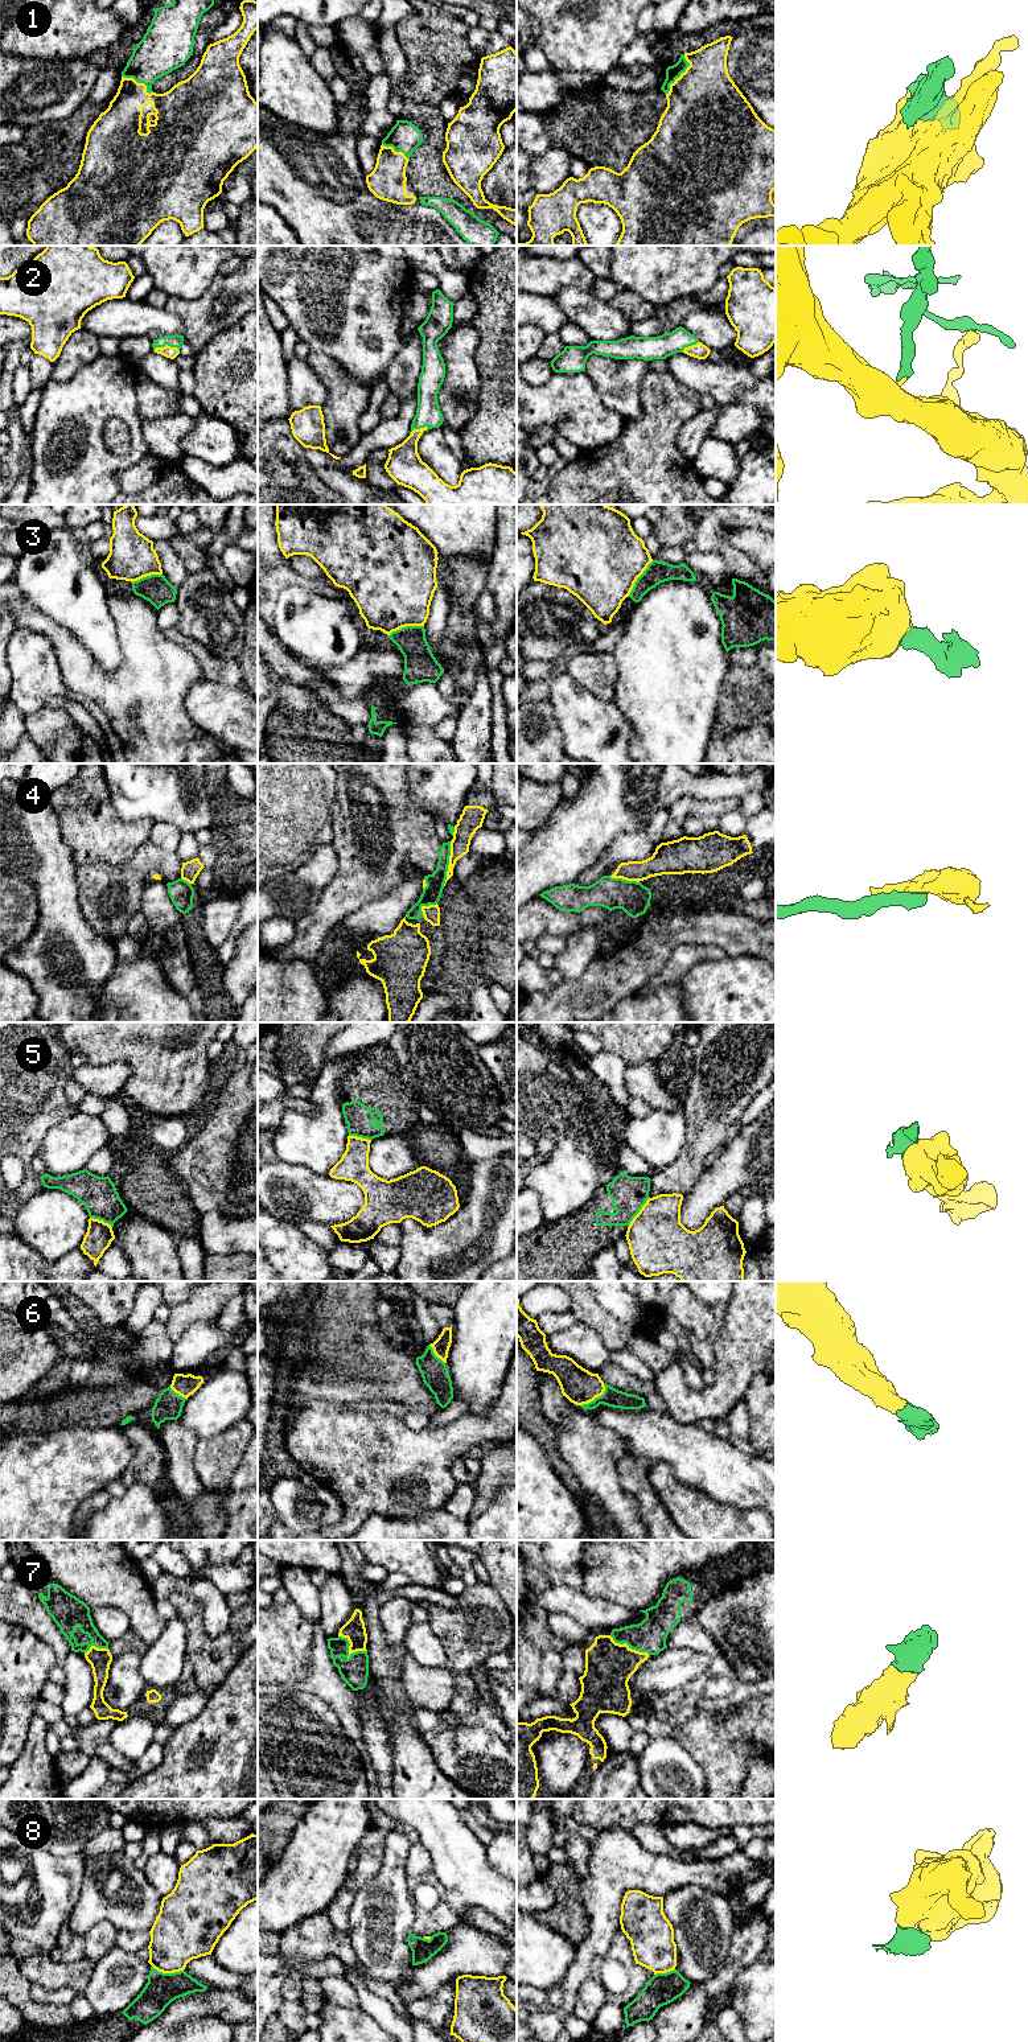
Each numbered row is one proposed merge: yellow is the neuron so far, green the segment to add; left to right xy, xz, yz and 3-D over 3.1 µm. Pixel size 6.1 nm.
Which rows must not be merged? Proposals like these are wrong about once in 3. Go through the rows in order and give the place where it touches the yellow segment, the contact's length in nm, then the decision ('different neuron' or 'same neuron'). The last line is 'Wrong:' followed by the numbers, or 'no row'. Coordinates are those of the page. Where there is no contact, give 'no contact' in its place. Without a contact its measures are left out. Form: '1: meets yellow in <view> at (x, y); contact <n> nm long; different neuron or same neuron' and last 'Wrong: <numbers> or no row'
1: meets yellow in yz at (681, 74); contact 280 nm long; same neuron
2: meets yellow in xy at (167, 345); contact 160 nm long; same neuron
3: meets yellow in xz at (404, 626); contact 240 nm long; different neuron
4: meets yellow in xz at (449, 863); contact 280 nm long; different neuron
5: meets yellow in yz at (638, 1213); contact 240 nm long; different neuron
6: meets yellow in yz at (596, 1396); contact 200 nm long; same neuron
7: meets yellow in xz at (349, 1650); contact 200 nm long; same neuron
8: meets yellow in xy at (168, 1972); contact 190 nm long; different neuron
Wrong: 3, 4, 5, 8

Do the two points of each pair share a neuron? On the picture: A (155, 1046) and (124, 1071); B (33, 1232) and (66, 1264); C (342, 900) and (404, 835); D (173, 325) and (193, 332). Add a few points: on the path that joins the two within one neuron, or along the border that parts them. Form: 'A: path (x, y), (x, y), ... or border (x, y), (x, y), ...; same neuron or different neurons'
A: border (99, 1063), (130, 1066), (122, 1094); different neurons
B: border (31, 1246), (49, 1262), (79, 1248); different neurons
C: path (364, 879), (383, 877), (393, 856); same neuron
D: border (163, 308), (180, 318), (184, 334); different neurons

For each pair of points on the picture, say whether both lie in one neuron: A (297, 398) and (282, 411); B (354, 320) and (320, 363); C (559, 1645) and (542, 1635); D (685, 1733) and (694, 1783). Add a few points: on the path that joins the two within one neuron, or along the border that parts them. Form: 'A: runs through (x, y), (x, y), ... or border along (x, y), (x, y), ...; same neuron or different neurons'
A: border along (287, 374), (288, 400), (292, 411); different neurons
B: border along (311, 352), (332, 357), (349, 375); different neurons
C: runs through (555, 1642), (546, 1639); same neuron
D: border along (673, 1736), (700, 1766), (706, 1781); different neurons

